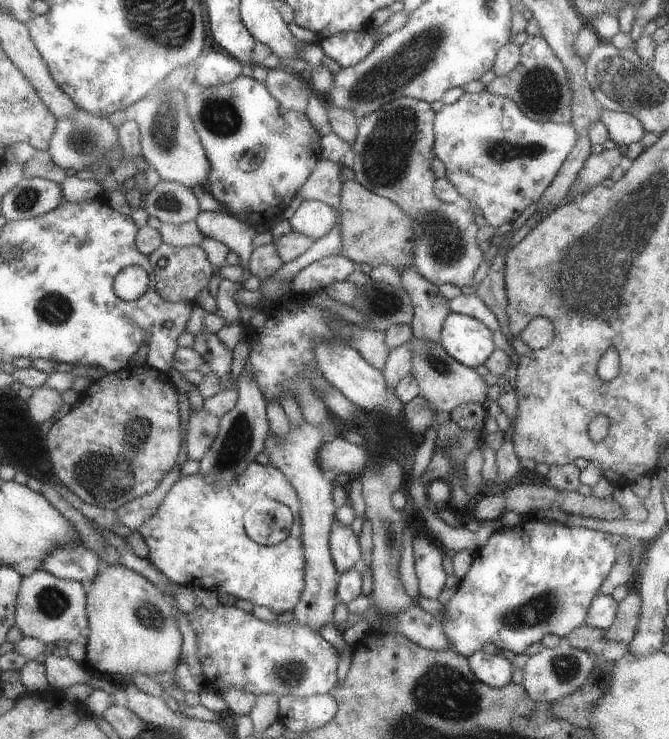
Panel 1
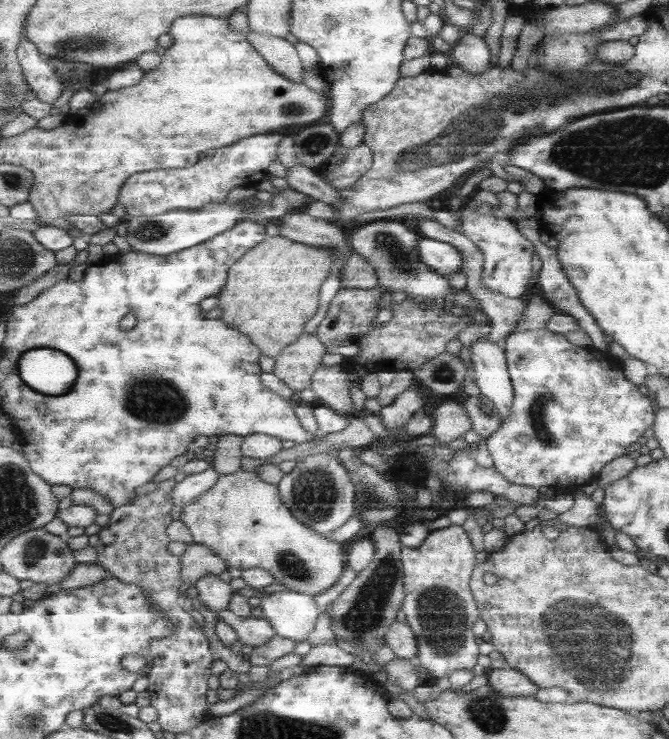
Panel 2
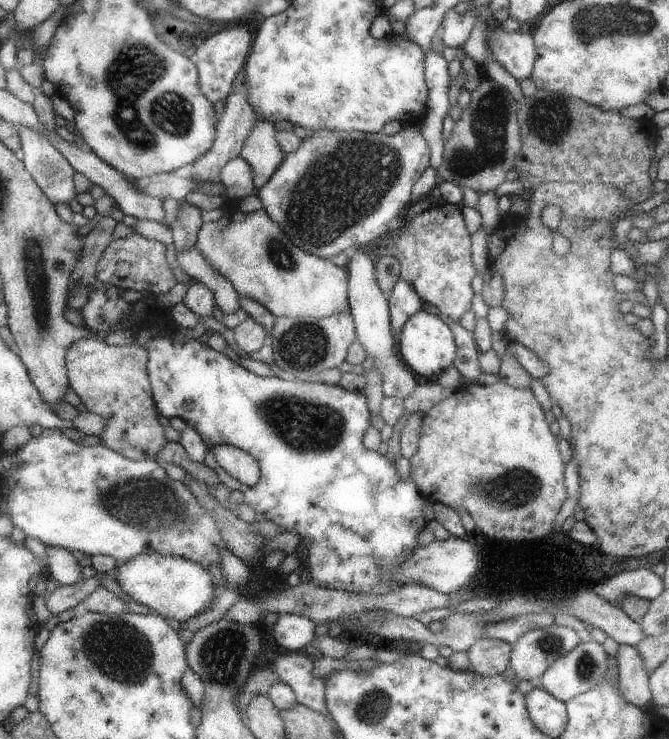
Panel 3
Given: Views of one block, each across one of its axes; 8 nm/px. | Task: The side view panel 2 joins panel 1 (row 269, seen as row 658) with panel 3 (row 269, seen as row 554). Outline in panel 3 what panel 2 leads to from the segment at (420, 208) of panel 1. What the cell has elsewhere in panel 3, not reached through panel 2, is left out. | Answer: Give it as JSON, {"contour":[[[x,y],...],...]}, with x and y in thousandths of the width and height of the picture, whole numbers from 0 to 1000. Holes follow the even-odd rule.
{"contour":[[[661,271],[567,322],[561,346],[590,348],[598,357],[596,379],[610,384],[632,410],[652,414],[658,424],[676,430],[674,436],[683,437],[686,428],[703,417],[709,399],[703,388],[712,371],[704,356],[703,318],[686,281]]]}

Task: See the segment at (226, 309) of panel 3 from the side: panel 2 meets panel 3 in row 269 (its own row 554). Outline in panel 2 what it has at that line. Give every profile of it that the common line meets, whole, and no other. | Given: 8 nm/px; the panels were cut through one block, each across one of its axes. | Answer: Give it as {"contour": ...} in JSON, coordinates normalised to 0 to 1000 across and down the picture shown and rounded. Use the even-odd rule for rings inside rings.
{"contour":[[[288,735],[280,739],[271,755],[271,782],[274,788],[291,792],[303,777],[330,777],[342,769],[333,754],[300,736]]]}

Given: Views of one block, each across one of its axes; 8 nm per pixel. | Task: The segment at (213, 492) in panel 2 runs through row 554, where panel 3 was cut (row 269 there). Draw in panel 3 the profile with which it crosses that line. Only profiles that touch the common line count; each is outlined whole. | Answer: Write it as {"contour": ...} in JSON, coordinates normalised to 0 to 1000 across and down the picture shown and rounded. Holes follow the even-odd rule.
{"contour":[[[393,280],[374,288],[354,283],[342,295],[333,292],[323,300],[306,302],[290,333],[321,364],[345,379],[359,401],[374,401],[390,407],[413,429],[523,428],[522,371],[517,364],[447,336]]]}

